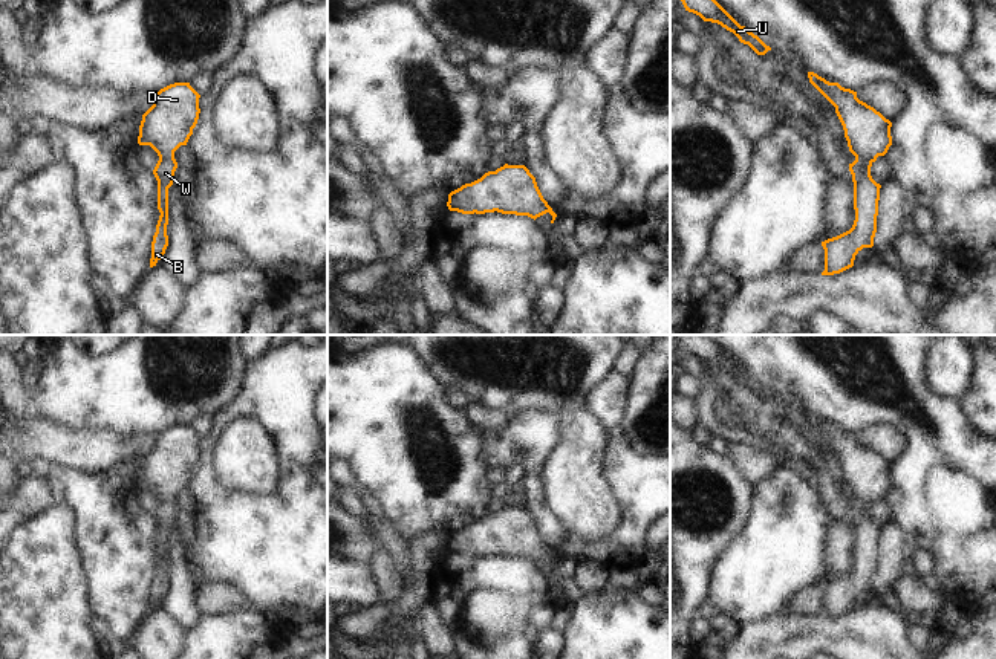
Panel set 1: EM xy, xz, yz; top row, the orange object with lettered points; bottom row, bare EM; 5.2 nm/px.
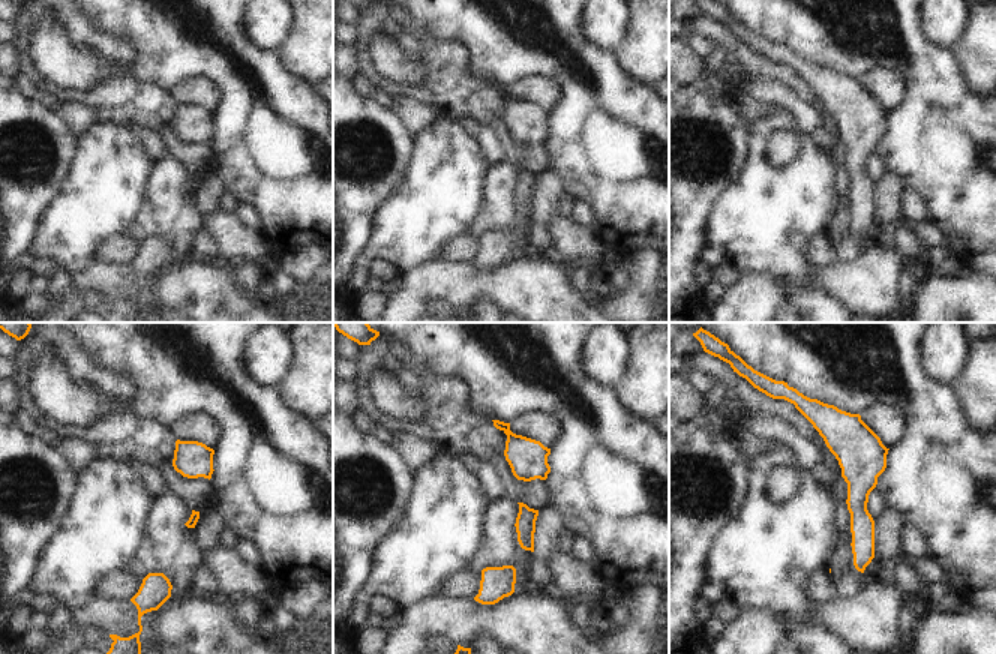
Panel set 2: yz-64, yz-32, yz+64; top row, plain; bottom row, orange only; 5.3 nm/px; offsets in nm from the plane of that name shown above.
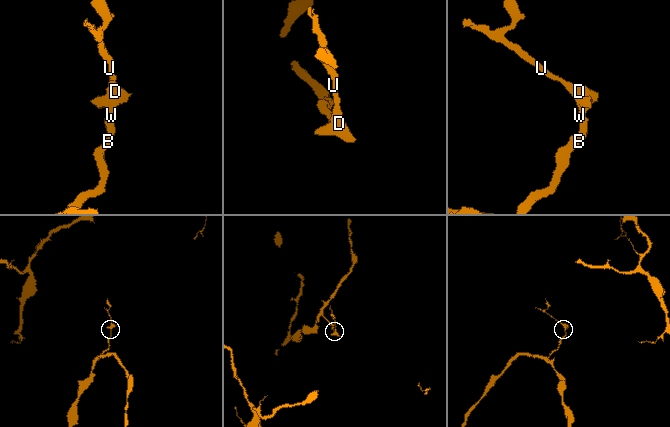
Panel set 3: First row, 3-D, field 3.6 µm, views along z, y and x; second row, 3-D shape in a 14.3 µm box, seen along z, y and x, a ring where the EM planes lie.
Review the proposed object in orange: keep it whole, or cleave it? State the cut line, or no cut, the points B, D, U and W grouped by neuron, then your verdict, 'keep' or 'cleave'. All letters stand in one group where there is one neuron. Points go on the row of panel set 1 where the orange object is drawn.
cut none; groups B D U W; keep

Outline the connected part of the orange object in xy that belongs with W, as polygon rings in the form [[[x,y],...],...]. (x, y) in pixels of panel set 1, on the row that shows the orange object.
[[[174,83],[156,92],[153,106],[142,115],[138,144],[150,145],[159,156],[153,174],[161,216],[151,242],[150,268],[156,266],[168,246],[168,188],[177,168],[174,151],[187,145],[193,135],[200,113],[199,98],[190,83]]]

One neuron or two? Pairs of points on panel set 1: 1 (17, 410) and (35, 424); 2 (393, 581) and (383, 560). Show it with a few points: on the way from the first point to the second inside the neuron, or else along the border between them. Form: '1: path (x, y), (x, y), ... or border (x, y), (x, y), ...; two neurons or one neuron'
1: border (34, 409), (16, 419); two neurons
2: path (389, 577), (384, 564); one neuron

